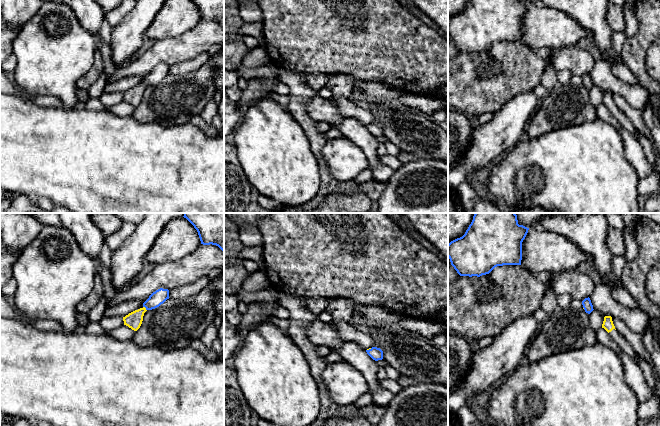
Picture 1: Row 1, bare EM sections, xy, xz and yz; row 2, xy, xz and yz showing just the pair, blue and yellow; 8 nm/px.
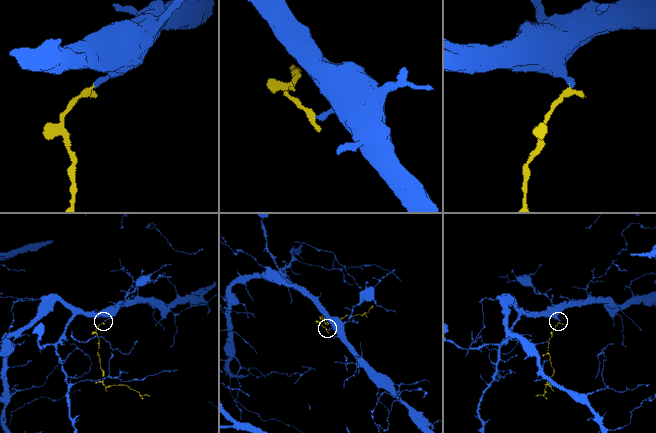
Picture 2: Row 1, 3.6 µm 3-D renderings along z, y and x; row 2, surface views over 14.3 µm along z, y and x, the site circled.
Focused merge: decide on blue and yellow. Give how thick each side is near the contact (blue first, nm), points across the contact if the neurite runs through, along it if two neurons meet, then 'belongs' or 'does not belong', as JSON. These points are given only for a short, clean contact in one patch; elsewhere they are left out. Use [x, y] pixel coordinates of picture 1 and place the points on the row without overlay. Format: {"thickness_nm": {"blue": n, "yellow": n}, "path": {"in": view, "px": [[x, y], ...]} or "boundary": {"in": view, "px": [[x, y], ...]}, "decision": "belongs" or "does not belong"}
{"thickness_nm": {"blue": 120, "yellow": 140}, "path": {"in": "xy", "px": [[158, 73], [145, 83], [133, 96]]}, "decision": "belongs"}

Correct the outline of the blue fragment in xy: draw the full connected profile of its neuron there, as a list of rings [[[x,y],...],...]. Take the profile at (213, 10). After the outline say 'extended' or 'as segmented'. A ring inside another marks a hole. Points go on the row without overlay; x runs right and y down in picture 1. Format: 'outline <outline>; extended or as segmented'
outline [[[192,0],[201,20],[216,21],[224,28],[224,0]]]; as segmented

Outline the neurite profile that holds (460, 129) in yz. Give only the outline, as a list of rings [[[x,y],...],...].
[[[448,109],[448,170],[456,166],[471,144],[473,128],[466,114]]]

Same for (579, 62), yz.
[[[575,45],[557,48],[552,54],[552,65],[556,71],[568,70],[572,75],[583,77],[590,73],[596,59],[590,51]]]

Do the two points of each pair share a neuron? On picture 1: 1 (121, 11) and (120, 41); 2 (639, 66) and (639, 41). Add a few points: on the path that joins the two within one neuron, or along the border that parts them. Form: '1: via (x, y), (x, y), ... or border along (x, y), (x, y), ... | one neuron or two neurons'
1: border along (130, 10), (112, 28) | two neurons
2: via (639, 60), (639, 47) | one neuron

